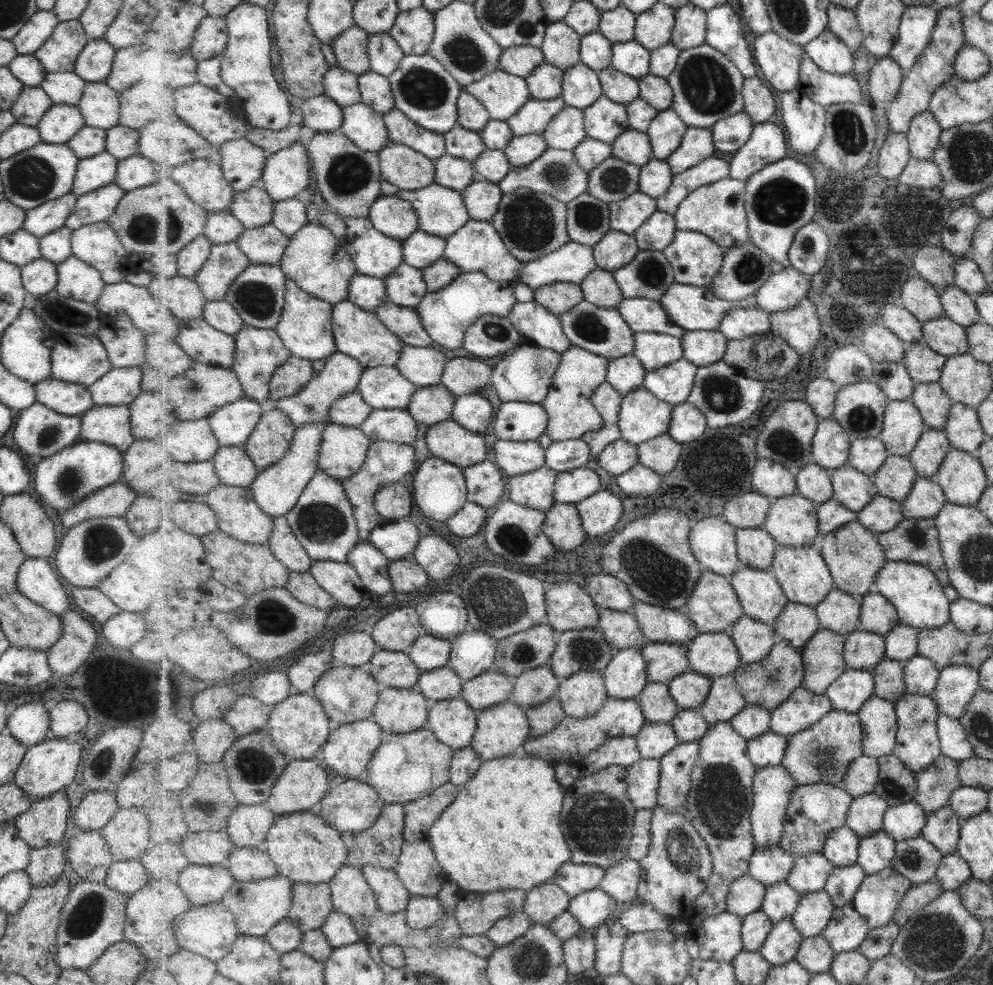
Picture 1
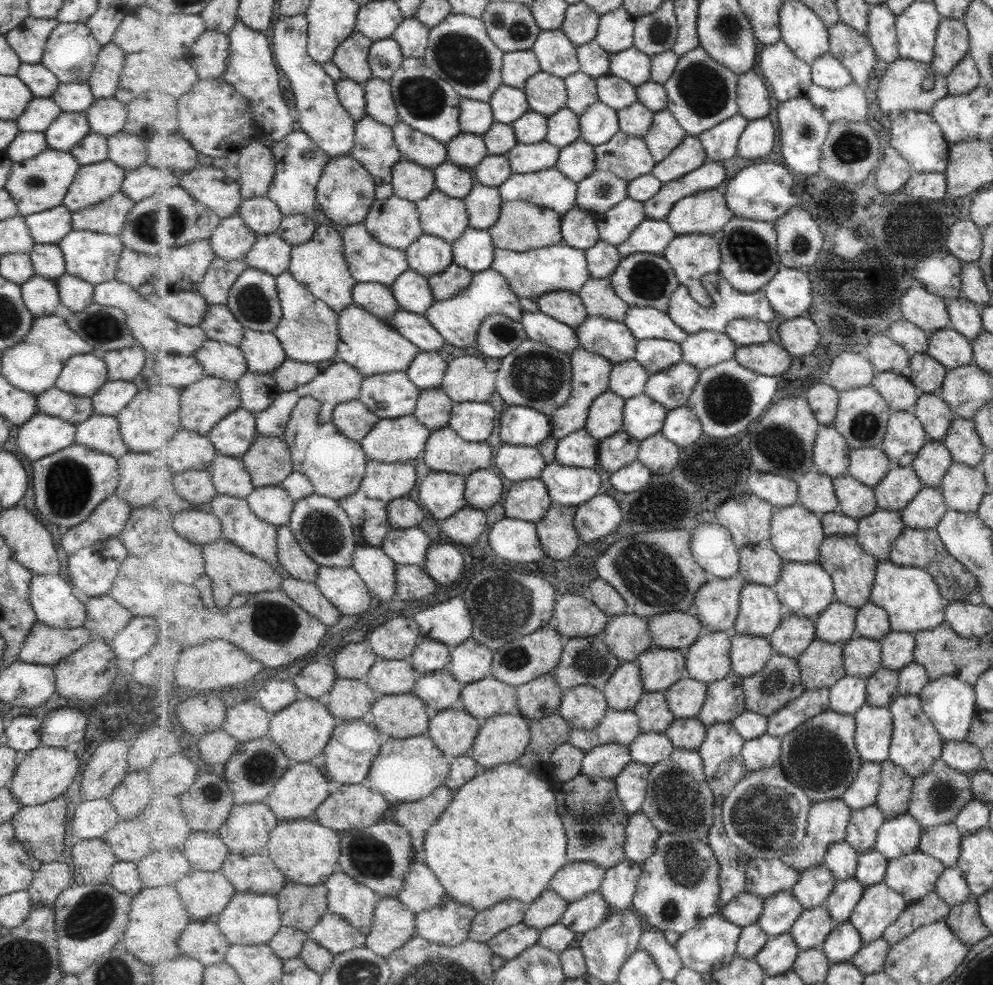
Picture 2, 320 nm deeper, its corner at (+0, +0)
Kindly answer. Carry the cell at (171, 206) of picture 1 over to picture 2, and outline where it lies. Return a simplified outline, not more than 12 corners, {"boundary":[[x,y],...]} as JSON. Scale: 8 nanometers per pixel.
{"boundary":[[183,187],[134,203],[118,237],[144,269],[222,217]]}

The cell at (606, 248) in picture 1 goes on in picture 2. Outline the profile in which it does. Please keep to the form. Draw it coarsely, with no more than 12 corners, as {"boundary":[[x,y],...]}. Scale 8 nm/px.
{"boundary":[[604,241],[586,256],[590,275],[610,278],[624,259]]}

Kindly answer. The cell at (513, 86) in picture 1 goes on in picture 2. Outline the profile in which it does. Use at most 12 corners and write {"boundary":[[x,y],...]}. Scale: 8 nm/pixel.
{"boundary":[[505,83],[490,103],[496,122],[515,123],[531,110],[524,89]]}

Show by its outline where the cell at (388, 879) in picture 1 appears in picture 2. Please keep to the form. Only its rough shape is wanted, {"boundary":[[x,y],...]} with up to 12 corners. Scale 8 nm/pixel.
{"boundary":[[399,897],[377,903],[366,946],[387,959],[416,935]]}

